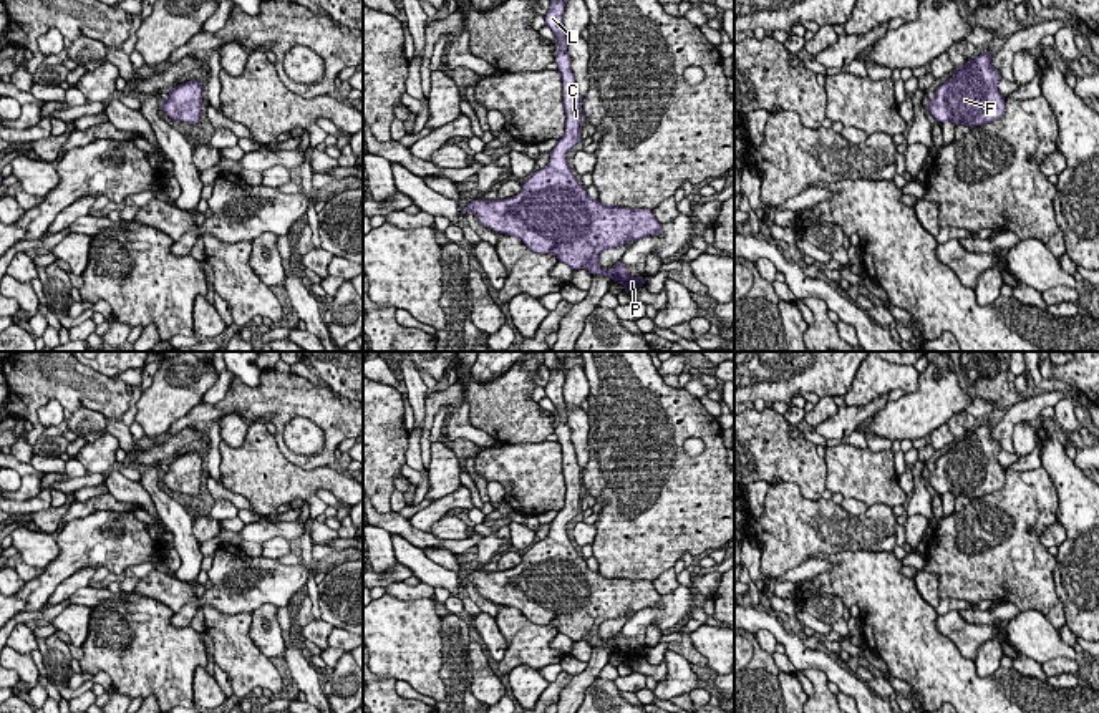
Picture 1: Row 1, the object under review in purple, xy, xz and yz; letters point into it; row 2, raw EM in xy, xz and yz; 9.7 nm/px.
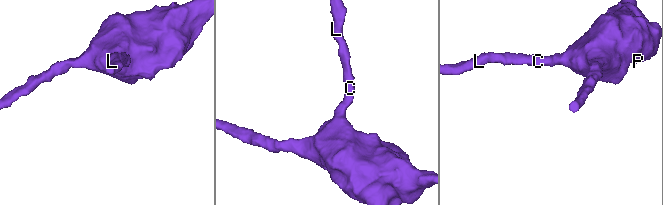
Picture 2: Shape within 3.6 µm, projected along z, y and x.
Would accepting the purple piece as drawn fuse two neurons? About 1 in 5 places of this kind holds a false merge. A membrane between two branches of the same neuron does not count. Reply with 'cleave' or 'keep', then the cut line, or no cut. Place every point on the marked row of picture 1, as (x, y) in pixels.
keep; no cut

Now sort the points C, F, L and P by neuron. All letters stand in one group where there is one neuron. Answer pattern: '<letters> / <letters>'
C F L P

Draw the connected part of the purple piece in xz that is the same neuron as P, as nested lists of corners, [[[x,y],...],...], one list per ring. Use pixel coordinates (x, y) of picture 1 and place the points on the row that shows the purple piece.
[[[550,0],[545,23],[554,32],[559,53],[554,58],[564,83],[565,133],[550,151],[549,164],[522,184],[514,197],[474,199],[461,214],[471,211],[481,224],[506,235],[520,239],[537,254],[555,252],[559,262],[572,270],[583,267],[593,275],[610,275],[628,292],[645,287],[643,277],[632,277],[622,262],[610,270],[598,265],[598,255],[610,249],[661,234],[661,224],[650,209],[605,206],[588,197],[567,162],[567,151],[580,141],[582,96],[567,53],[564,10],[567,0]]]

